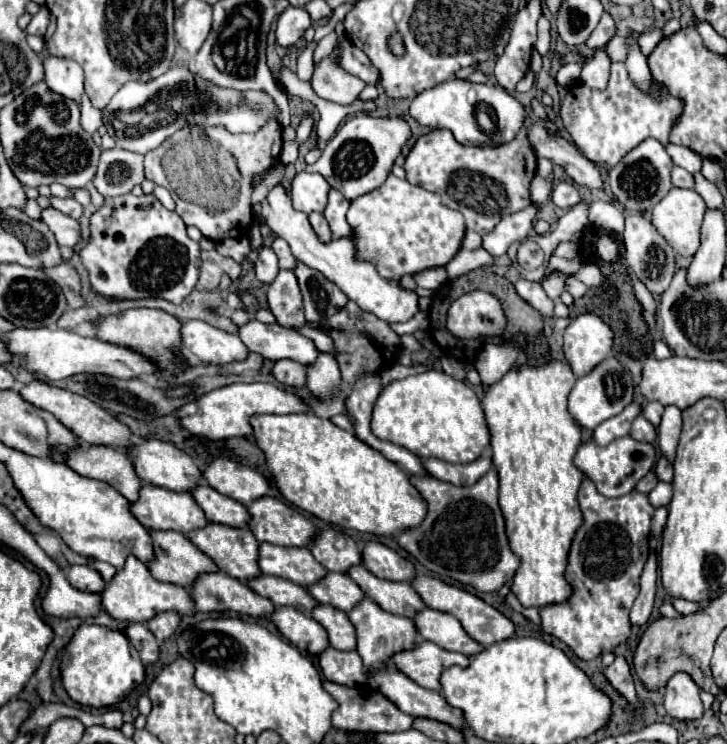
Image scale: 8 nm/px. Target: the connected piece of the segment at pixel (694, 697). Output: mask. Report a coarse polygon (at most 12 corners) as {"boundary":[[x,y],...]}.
{"boundary":[[685,671],[665,685],[667,713],[689,721],[703,713],[699,687]]}

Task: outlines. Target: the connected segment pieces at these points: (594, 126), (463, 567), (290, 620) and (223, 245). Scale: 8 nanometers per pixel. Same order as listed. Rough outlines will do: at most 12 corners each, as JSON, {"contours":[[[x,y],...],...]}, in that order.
{"contours":[[[625,63],[605,91],[579,85],[561,121],[613,167],[647,137],[667,145],[681,99],[635,91]],[[495,469],[411,475],[429,513],[397,537],[429,571],[499,591],[511,551]],[[293,607],[277,609],[273,623],[309,655],[329,647],[327,631]],[[247,237],[225,239],[217,251],[243,263],[251,253]]]}

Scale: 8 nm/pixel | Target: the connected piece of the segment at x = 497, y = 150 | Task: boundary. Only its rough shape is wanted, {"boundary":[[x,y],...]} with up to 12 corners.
{"boundary":[[447,129],[417,139],[407,181],[487,235],[529,201],[527,129],[465,147]]}

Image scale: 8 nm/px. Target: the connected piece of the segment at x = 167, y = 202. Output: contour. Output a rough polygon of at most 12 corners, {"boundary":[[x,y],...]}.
{"boundary":[[155,187],[153,195],[167,207],[175,209],[171,193],[161,187]]}

